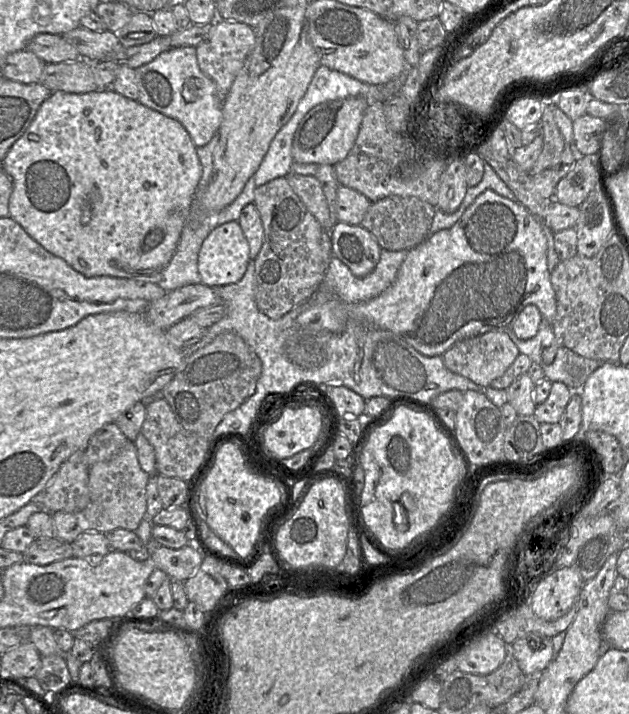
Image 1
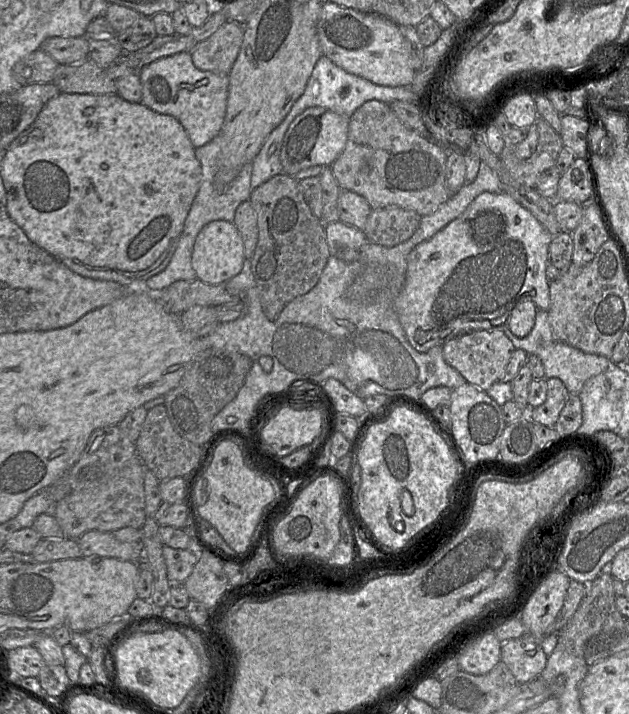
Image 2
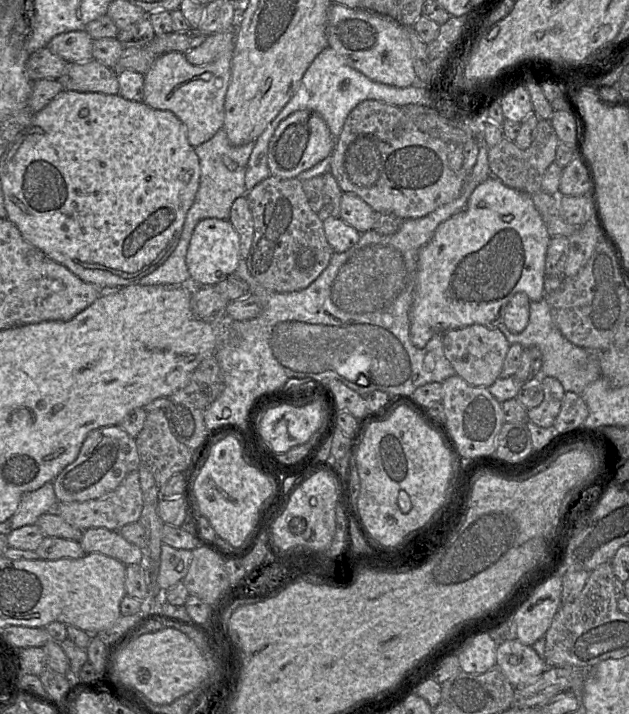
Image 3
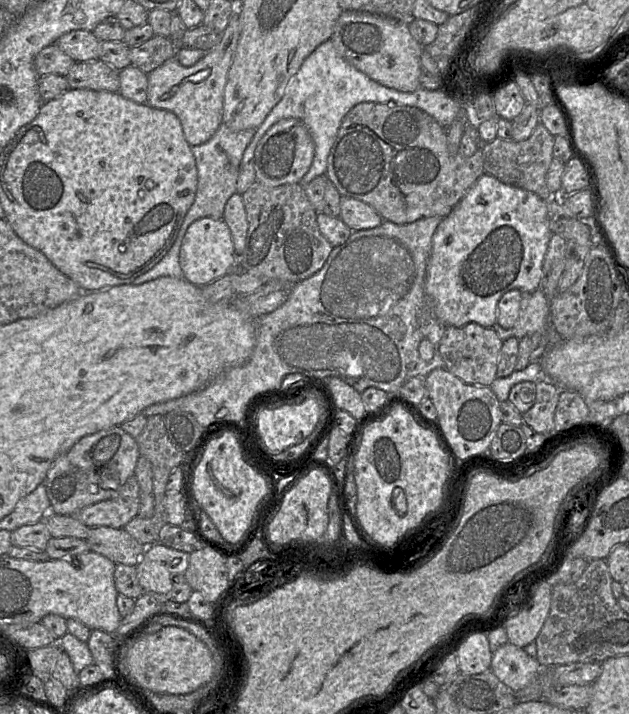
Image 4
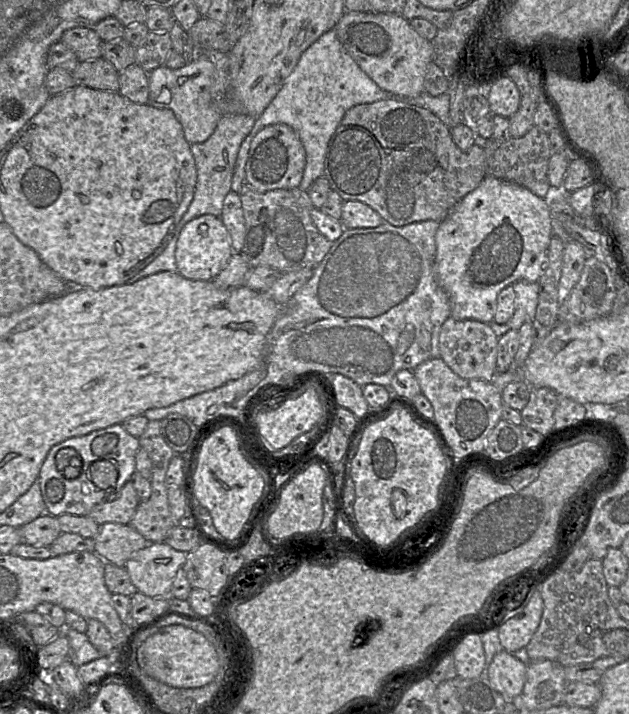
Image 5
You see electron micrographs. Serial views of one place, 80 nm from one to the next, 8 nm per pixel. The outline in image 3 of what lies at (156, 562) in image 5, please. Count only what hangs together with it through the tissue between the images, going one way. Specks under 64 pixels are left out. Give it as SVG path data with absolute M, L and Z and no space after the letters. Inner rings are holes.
M162 544L159 572L156 576L157 591L166 592L182 581L188 573L192 559L191 550L175 549L167 544Z

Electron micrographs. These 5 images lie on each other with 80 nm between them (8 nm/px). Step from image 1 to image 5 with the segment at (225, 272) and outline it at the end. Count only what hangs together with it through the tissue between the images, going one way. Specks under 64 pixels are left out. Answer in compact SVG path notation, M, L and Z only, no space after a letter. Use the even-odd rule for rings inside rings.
M201 215L186 223L180 232L175 250L177 272L186 279L212 281L226 267L233 253L230 234L221 218Z

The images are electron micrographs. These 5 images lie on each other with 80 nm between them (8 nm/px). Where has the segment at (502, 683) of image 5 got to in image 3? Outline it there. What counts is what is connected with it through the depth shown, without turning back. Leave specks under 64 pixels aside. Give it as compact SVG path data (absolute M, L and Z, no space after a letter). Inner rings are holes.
M517 639L497 645L496 667L514 688L537 679L547 668L544 658L540 657L532 646L524 645Z

